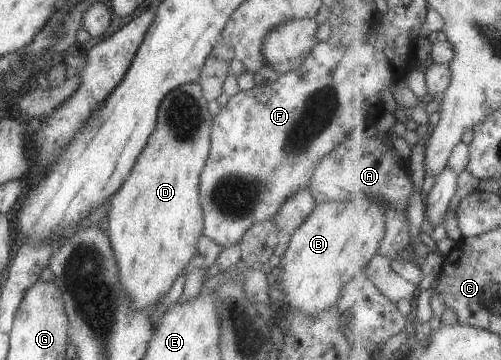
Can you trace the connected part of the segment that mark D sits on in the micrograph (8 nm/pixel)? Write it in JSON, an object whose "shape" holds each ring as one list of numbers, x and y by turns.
{"shape":[[198,82,185,83,170,90,159,103,153,132,139,153,129,176,110,198,106,233,117,261,121,286,132,309,159,302,195,255,194,245,202,234,198,182,208,157,212,117]]}

